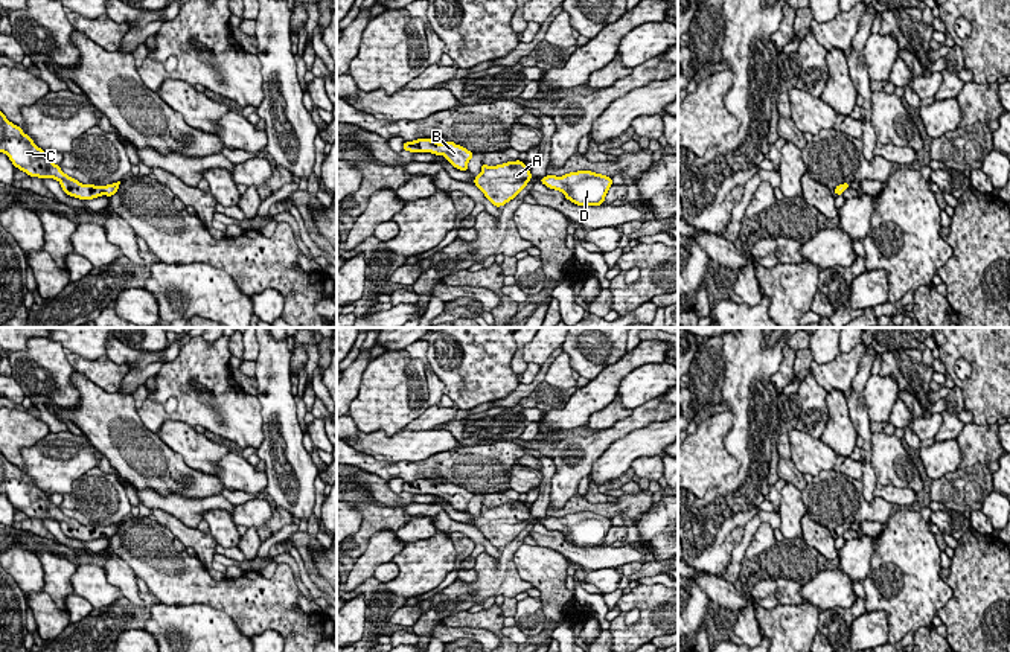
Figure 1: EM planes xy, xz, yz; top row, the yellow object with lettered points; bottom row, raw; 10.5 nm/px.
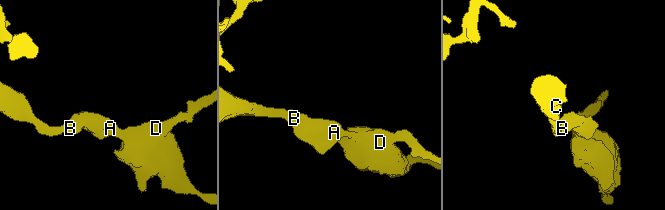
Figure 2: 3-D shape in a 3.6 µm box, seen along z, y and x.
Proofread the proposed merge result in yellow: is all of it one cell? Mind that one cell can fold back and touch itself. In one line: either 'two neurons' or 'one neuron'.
one neuron

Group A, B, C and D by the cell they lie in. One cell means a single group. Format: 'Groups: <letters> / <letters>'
Groups: A B C D

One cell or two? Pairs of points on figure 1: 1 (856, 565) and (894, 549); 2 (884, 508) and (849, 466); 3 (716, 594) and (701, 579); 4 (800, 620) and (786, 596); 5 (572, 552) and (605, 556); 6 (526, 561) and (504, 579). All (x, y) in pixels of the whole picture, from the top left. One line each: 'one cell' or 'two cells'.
1: two cells
2: two cells
3: one cell
4: two cells
5: one cell
6: two cells

